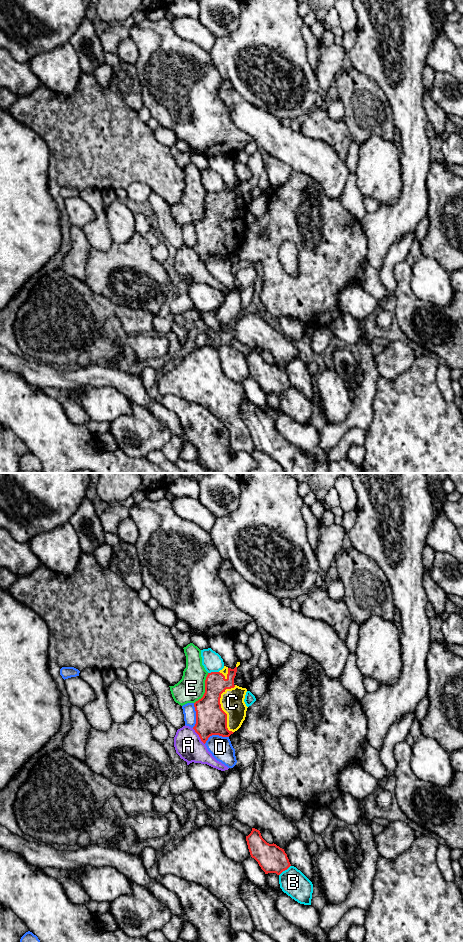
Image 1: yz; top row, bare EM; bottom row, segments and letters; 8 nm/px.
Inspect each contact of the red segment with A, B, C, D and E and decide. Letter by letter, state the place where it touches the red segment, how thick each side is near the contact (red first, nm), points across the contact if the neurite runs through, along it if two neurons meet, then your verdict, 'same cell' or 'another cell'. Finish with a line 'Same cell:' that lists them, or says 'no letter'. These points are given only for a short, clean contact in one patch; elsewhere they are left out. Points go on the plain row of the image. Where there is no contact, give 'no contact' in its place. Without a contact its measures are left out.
A: meets red in yz at (199, 256); 240 nm thick on the red side, 220 nm on the other; border along yz (192, 248), (204, 264); another cell
B: meets red in yz at (284, 390); 220 nm thick on the red side, 220 nm on the other; another cell
C: meets red in yz at (220, 227); 240 nm thick on the red side, 190 nm on the other; same cell
D: meets red in yz at (215, 254); 240 nm thick on the red side, 180 nm on the other; another cell
E: meets red in yz at (205, 209); 240 nm thick on the red side, 220 nm on the other; another cell
Same cell: C

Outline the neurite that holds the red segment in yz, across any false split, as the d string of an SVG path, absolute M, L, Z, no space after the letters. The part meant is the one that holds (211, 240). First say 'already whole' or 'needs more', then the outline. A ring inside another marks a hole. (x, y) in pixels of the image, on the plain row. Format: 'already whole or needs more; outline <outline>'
needs more; outline M237 182L234 189L224 186L219 192L208 193L205 213L194 223L196 244L193 249L204 264L212 255L229 257L245 240L247 209L234 204L239 185Z

